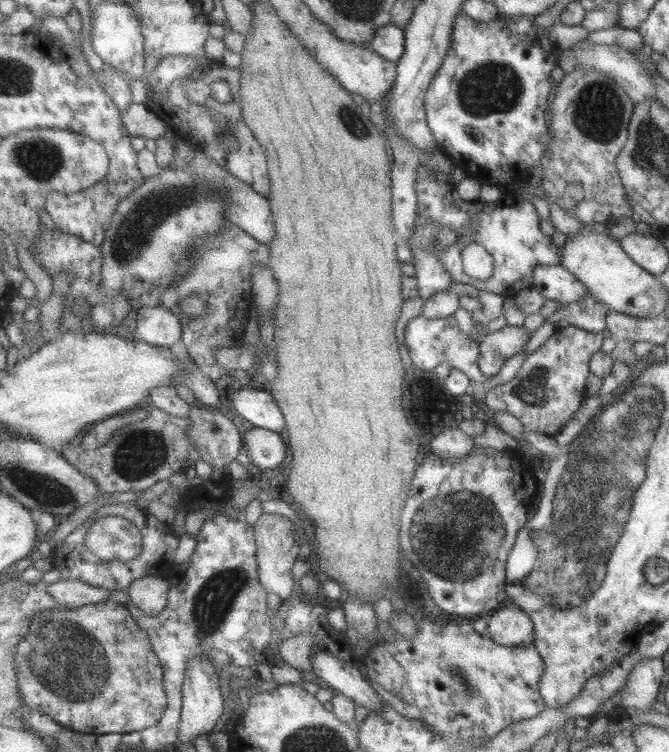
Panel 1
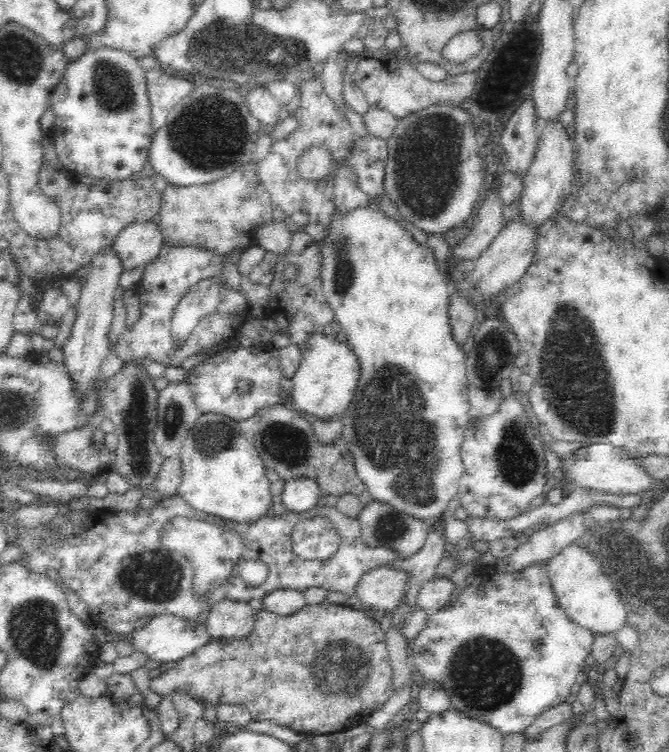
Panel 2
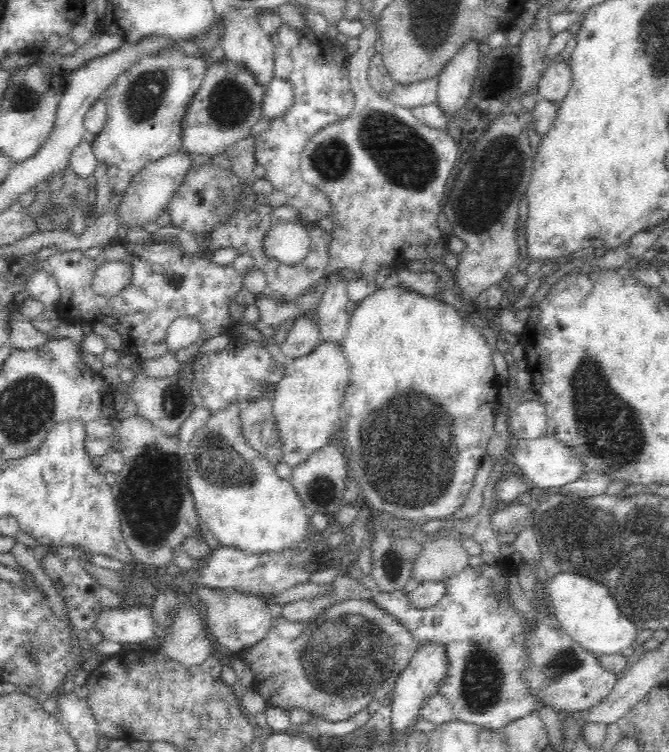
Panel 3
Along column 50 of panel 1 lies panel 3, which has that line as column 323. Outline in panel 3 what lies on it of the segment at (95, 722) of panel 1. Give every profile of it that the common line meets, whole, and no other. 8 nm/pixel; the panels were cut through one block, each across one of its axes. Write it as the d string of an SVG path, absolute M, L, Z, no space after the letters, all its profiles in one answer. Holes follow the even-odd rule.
M346 599L328 605L310 622L290 622L283 616L273 618L266 636L239 654L252 665L253 686L266 699L266 704L285 710L304 708L311 715L337 723L365 710L372 700L385 702L420 644L398 617L388 614L374 601Z

